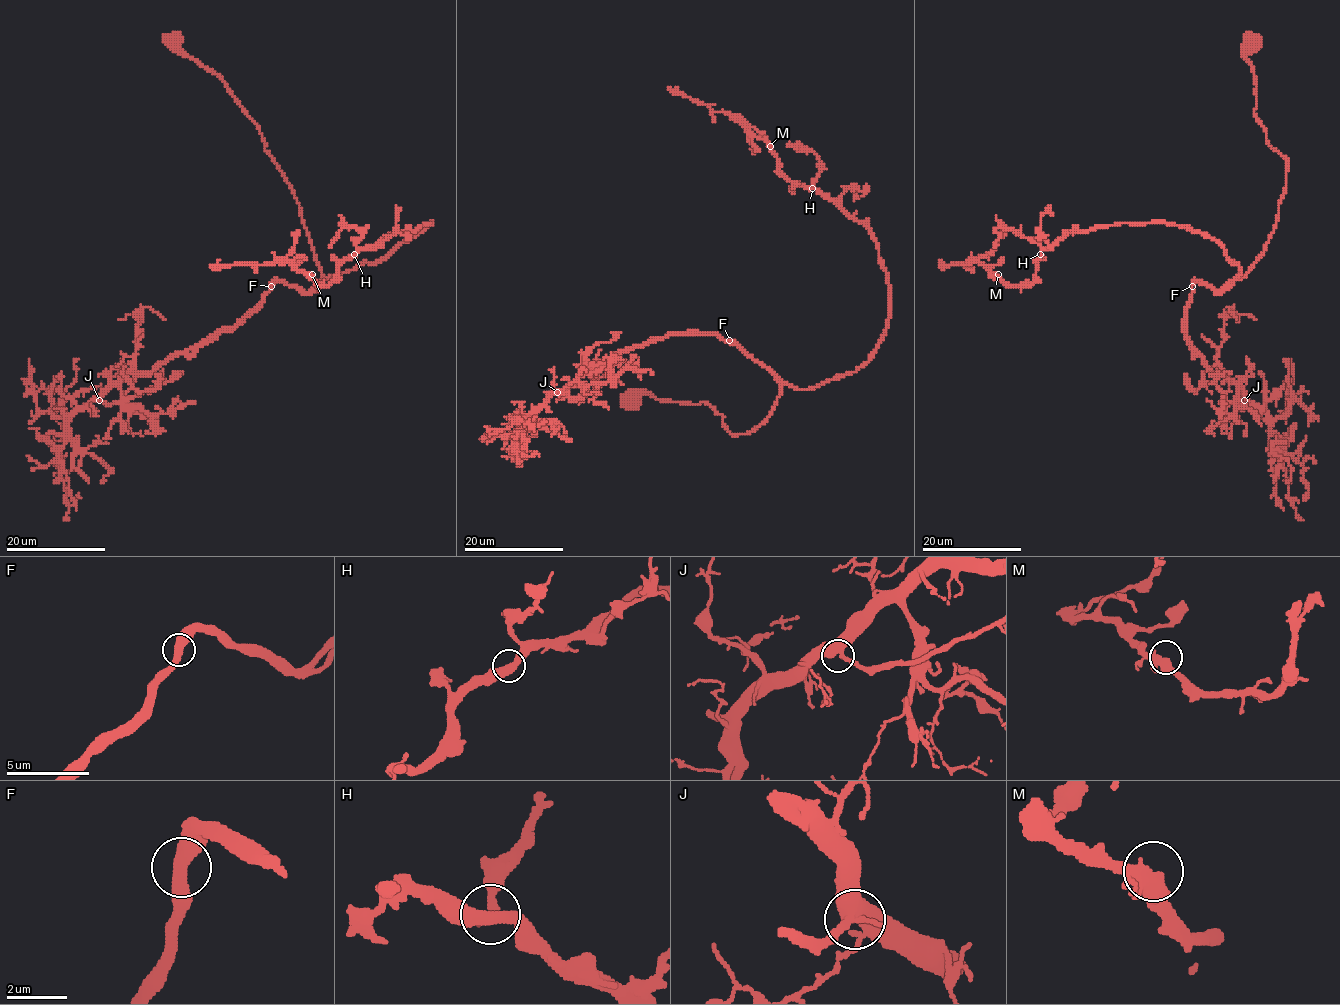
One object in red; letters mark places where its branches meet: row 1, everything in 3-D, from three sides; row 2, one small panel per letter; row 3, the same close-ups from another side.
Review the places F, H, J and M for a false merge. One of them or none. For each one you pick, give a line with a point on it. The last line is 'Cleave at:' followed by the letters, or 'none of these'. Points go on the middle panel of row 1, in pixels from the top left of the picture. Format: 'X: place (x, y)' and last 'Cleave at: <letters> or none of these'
Cleave at: none of these

